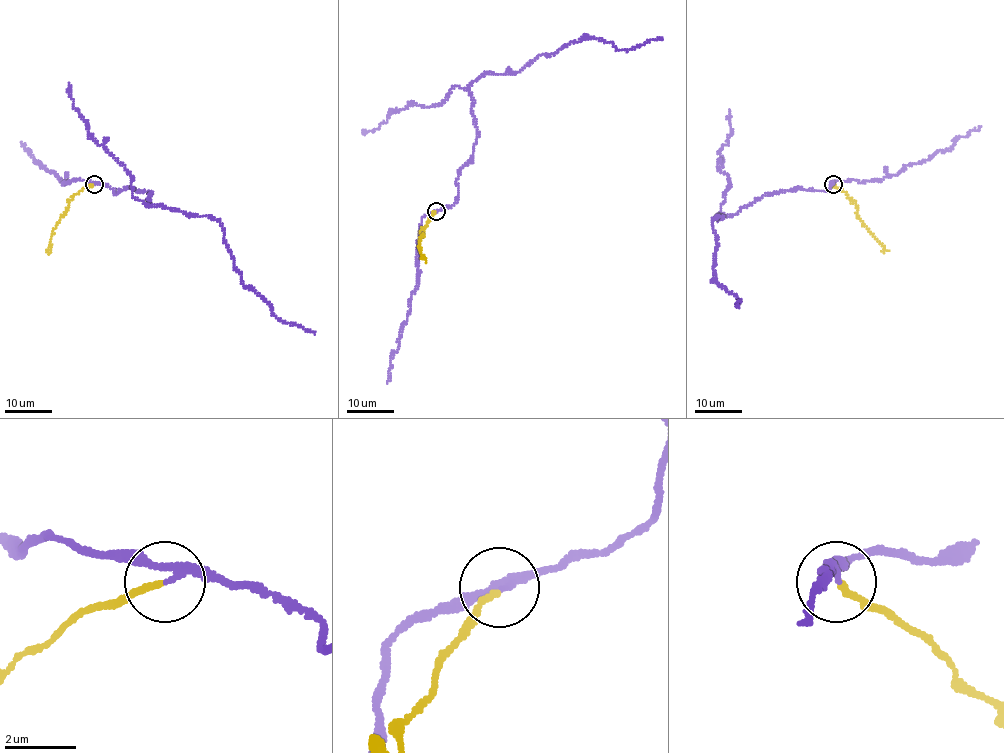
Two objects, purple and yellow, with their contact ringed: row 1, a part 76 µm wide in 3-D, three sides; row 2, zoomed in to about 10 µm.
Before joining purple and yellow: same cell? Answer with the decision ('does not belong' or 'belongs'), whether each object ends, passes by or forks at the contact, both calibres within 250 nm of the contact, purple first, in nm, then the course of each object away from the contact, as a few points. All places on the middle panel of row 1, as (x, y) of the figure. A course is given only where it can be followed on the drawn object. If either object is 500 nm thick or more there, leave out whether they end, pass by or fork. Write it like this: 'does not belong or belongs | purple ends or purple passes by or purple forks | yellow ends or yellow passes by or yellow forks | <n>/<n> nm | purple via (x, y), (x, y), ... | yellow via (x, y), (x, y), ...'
does not belong | purple passes by | yellow ends | 200/160 nm | purple via (436, 211), (456, 202), (472, 155), (467, 89), (479, 77), (585, 38), (618, 49), (663, 38) | yellow via (436, 211), (423, 231), (419, 246), (427, 262)

